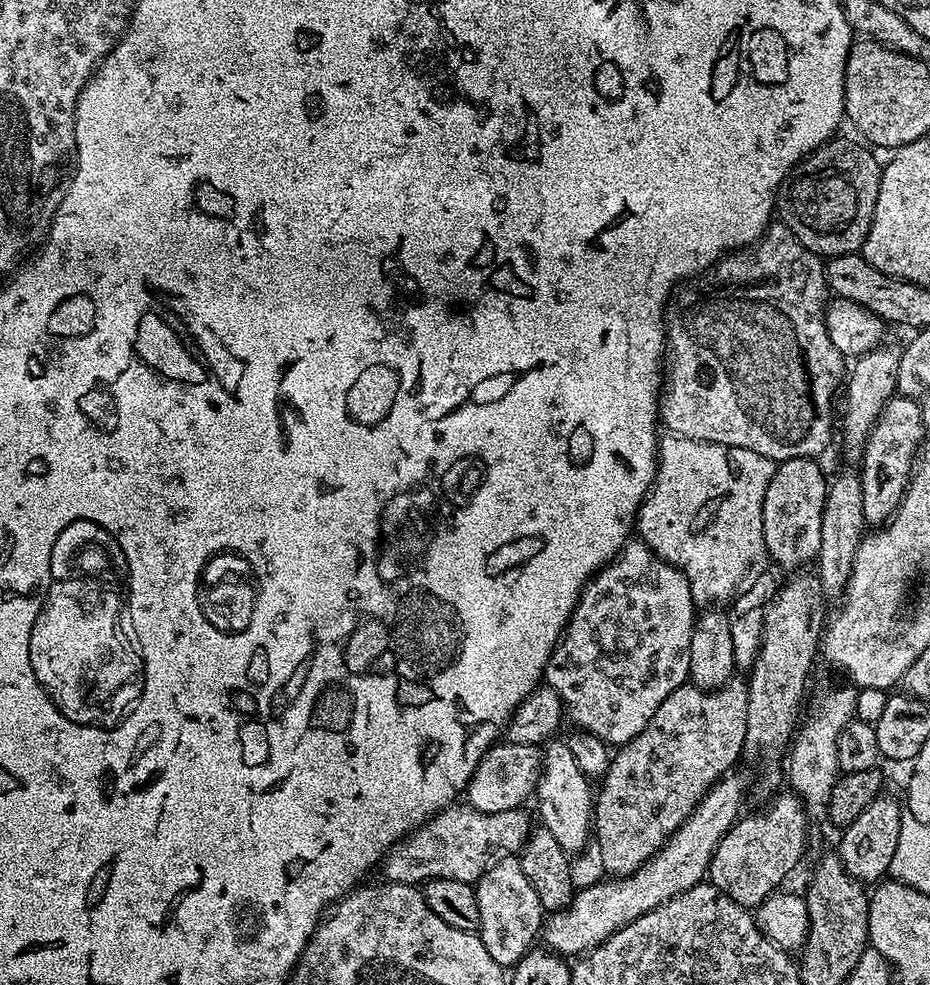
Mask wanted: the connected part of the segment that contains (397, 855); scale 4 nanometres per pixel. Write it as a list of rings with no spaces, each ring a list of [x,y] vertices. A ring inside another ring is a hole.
[[[464,802],[442,808],[425,824],[417,826],[388,849],[382,861],[383,879],[393,884],[420,886],[426,880],[454,878],[458,882],[475,885],[482,873],[488,871],[499,848],[504,851],[501,853],[516,854],[524,847],[528,833],[534,827],[524,811],[523,807],[519,807],[501,812],[483,812]]]

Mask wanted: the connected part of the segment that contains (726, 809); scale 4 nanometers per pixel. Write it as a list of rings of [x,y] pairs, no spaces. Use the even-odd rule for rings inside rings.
[[[736,775],[721,776],[690,818],[684,820],[678,831],[668,838],[639,871],[630,877],[608,878],[588,888],[579,889],[568,907],[551,913],[542,929],[542,940],[548,943],[545,945],[565,958],[587,954],[610,939],[620,928],[642,918],[642,914],[701,883],[708,875],[712,851],[731,830],[742,812],[740,807],[744,804],[744,792],[746,796],[748,784]]]

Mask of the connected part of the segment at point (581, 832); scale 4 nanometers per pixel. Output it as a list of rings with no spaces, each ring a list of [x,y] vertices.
[[[552,738],[543,745],[540,781],[536,784],[534,804],[540,811],[539,823],[569,854],[580,852],[589,843],[590,833],[594,828],[594,788],[589,777],[578,770],[578,762],[574,762],[574,754],[570,754],[567,743],[563,739]]]

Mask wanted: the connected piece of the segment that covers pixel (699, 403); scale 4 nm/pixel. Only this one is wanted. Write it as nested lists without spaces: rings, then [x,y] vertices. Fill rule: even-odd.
[[[779,222],[771,225],[770,234],[763,237],[763,243],[764,249],[760,252],[760,261],[756,264],[756,272],[750,273],[748,280],[742,281],[741,284],[688,282],[675,293],[674,299],[667,305],[666,383],[663,385],[660,397],[658,420],[659,423],[661,420],[668,427],[665,429],[671,435],[694,438],[702,442],[721,444],[731,448],[754,450],[754,454],[762,454],[777,462],[794,458],[816,458],[819,457],[819,452],[827,450],[828,443],[832,440],[832,403],[835,400],[837,403],[838,393],[841,391],[842,381],[846,376],[846,357],[838,350],[834,350],[834,342],[830,342],[830,334],[826,334],[824,309],[830,299],[826,264],[815,252],[811,252],[806,246],[799,244],[792,231]]]

